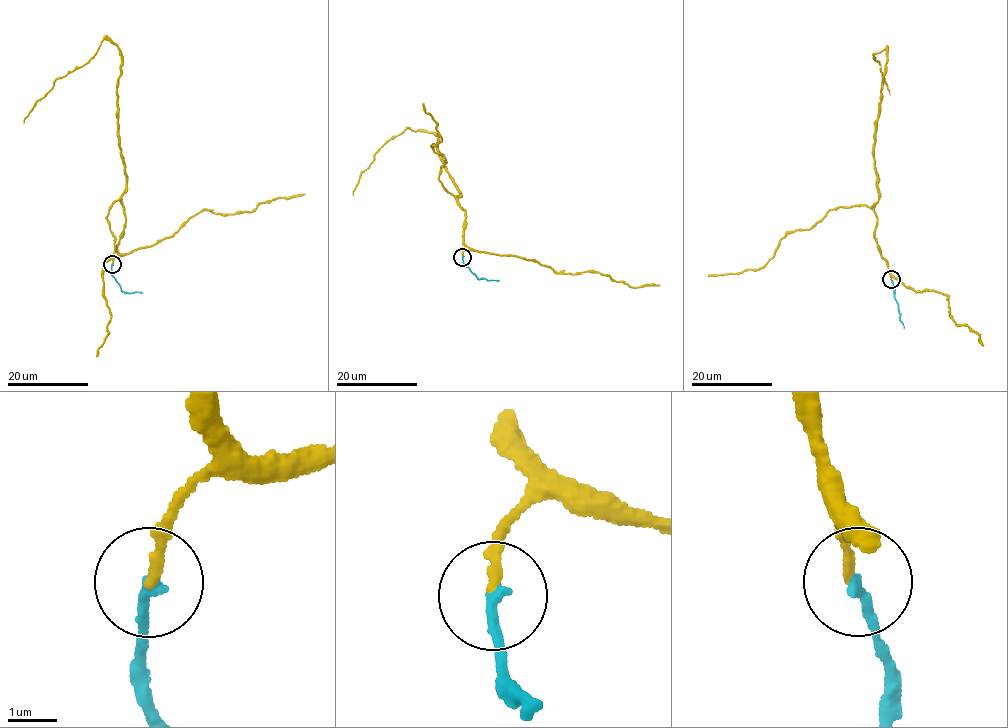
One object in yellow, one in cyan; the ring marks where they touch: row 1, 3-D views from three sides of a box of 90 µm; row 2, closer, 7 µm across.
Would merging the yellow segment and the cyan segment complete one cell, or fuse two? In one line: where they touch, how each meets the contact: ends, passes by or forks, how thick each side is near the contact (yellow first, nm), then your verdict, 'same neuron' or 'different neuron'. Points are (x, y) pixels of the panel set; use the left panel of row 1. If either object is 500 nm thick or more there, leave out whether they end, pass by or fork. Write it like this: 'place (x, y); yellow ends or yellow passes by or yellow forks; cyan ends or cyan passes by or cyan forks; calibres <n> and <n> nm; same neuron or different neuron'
place (112, 264); yellow ends; cyan ends; calibres 200 and 220 nm; same neuron

